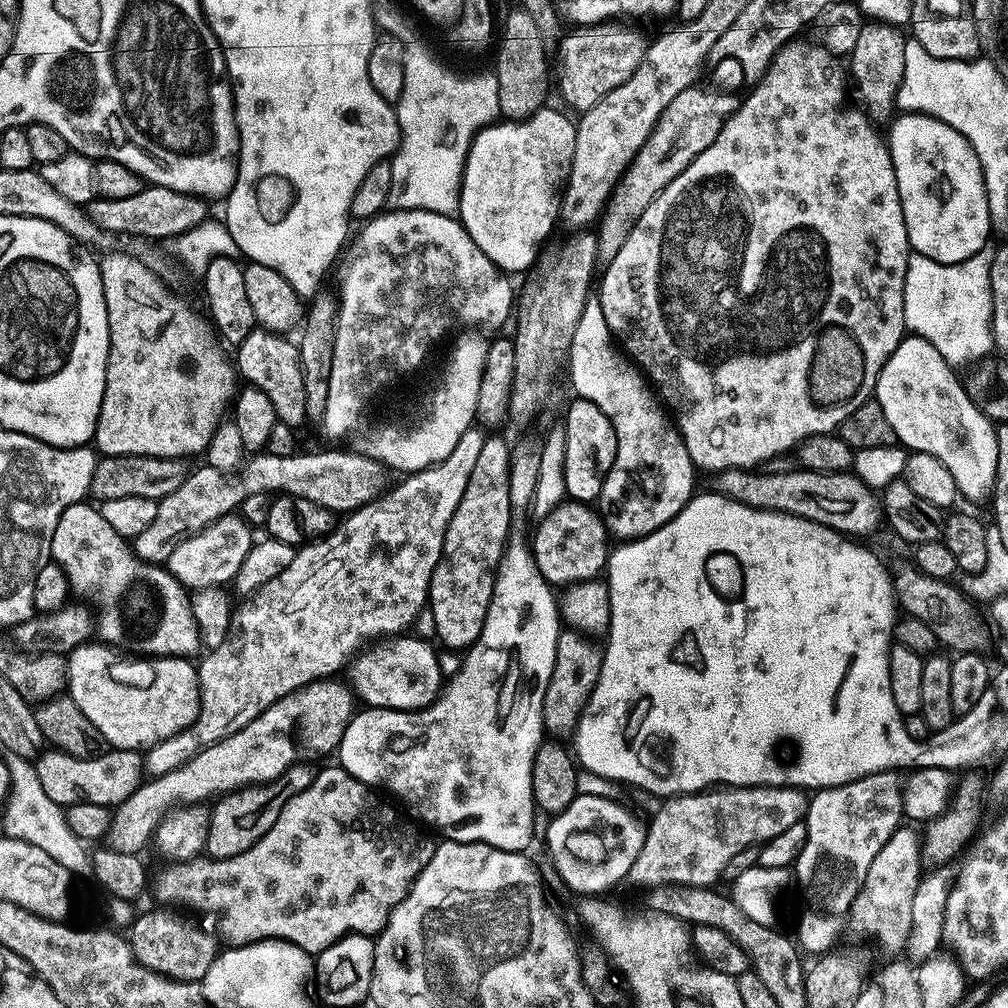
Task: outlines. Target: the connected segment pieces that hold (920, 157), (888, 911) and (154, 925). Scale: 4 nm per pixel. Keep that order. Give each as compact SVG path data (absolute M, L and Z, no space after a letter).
M906 112L891 121L886 143L892 155L894 178L898 182L898 198L902 202L902 218L906 222L908 246L912 252L930 258L935 264L955 266L974 254L985 251L988 235L994 232L990 206L986 202L986 186L978 154L946 122L921 112Z
M901 826L878 850L874 862L870 862L870 871L866 874L866 882L854 900L850 917L853 925L857 924L864 932L873 932L888 947L903 949L910 938L912 915L910 906L914 906L914 890L918 890L922 869L920 869L921 833L912 828Z
M156 906L153 912L142 911L132 920L126 932L128 945L140 962L158 974L172 980L199 982L204 979L206 970L216 961L218 940L204 928L199 928L192 920L187 920L180 910L168 906Z

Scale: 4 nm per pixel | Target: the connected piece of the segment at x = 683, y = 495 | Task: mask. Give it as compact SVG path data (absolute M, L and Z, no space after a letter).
M589 295L584 303L582 318L578 318L578 326L574 329L574 342L570 342L566 372L569 377L572 375L575 395L594 402L606 414L606 418L612 423L614 434L617 435L617 456L605 478L599 497L604 502L604 527L613 537L620 536L616 538L624 542L650 535L674 519L688 505L694 495L692 487L696 484L698 472L686 450L680 430L670 419L665 405L658 399L641 369L618 347L606 322L606 314L602 314L599 295Z

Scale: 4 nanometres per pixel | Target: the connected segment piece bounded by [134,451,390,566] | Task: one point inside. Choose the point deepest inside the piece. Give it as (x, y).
(342, 482)

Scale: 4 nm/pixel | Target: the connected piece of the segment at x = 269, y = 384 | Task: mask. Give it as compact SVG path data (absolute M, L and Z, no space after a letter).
M259 326L253 332L246 334L246 338L235 349L234 367L241 377L244 376L251 387L262 390L262 394L266 394L270 398L270 402L274 402L274 410L276 411L277 421L299 425L299 420L305 419L304 410L306 408L306 390L302 386L302 370L300 369L300 349L295 343L288 341L287 335L279 332L267 332L266 329Z

